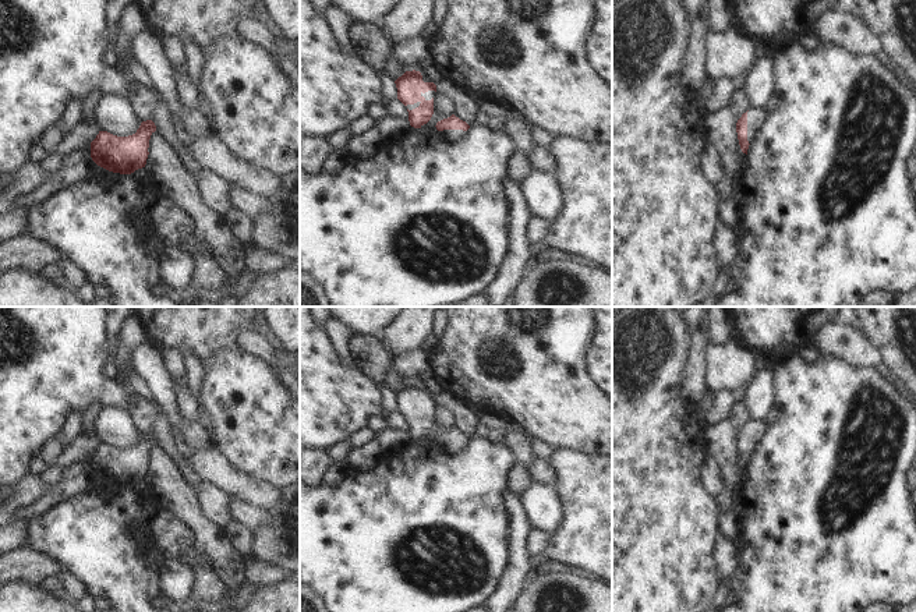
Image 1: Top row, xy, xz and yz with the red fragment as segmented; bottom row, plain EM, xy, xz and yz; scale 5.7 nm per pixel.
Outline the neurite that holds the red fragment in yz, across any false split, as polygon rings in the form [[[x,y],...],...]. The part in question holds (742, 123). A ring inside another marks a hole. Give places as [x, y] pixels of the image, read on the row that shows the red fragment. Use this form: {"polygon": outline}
{"polygon": [[[753,107],[749,112],[743,113],[742,117],[738,120],[736,132],[743,153],[747,155],[750,141],[757,135],[765,120],[767,110]]]}

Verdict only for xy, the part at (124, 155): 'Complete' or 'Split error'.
Complete

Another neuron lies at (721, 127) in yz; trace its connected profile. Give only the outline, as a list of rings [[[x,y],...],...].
[[[739,89],[729,109],[704,117],[708,142],[719,152],[722,169],[732,184],[738,181],[746,159],[746,153],[742,152],[739,145],[736,123],[750,109],[749,96],[743,89]]]

